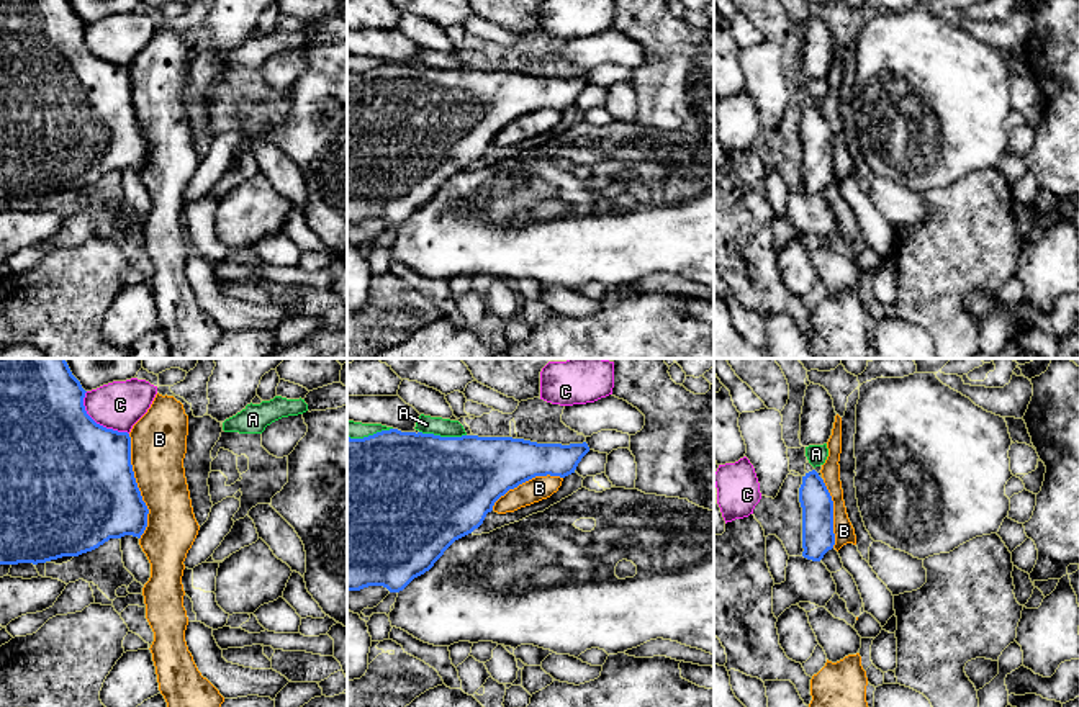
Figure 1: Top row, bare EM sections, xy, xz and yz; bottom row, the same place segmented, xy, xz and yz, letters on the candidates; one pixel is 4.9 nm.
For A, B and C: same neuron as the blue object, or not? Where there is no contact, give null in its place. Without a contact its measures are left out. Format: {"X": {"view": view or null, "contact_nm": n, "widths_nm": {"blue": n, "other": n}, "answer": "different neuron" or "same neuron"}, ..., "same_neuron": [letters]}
{"A": {"view": "xz", "contact_nm": 240, "widths_nm": {"blue": 500, "other": 90}, "answer": "different neuron"}, "B": {"view": "xy", "contact_nm": 500, "widths_nm": {"blue": 500, "other": 280}, "answer": "different neuron"}, "C": {"view": "xy", "contact_nm": 300, "widths_nm": {"blue": 500, "other": 240}, "answer": "different neuron"}, "same_neuron": []}

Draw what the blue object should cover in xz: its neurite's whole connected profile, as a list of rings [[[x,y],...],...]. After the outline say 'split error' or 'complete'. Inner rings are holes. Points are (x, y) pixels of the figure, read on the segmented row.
[[[381,430],[363,439],[347,437],[347,591],[383,586],[403,591],[429,571],[458,538],[478,529],[494,502],[509,489],[535,478],[575,473],[589,452],[583,444],[537,444],[512,437],[440,437],[422,432]]] | complete

